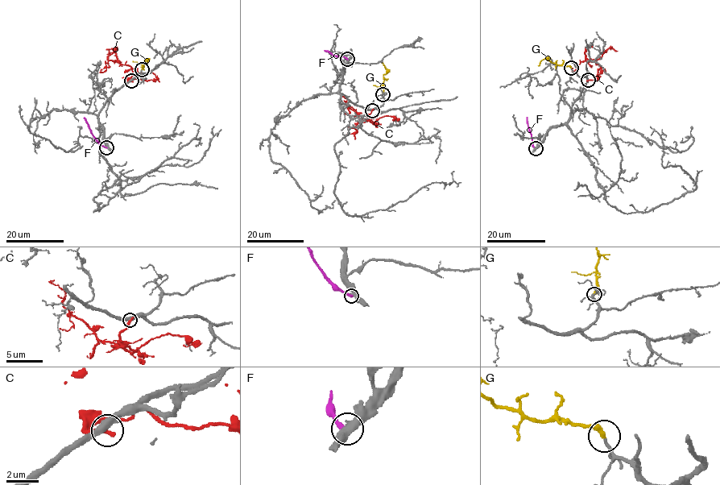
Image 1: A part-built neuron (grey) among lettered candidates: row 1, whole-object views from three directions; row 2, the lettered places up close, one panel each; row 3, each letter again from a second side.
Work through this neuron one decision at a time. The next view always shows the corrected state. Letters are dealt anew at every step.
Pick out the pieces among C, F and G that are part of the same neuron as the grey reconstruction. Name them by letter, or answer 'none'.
G

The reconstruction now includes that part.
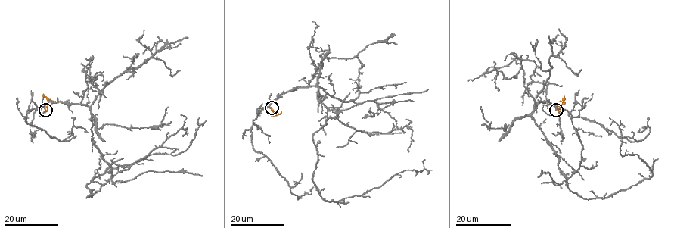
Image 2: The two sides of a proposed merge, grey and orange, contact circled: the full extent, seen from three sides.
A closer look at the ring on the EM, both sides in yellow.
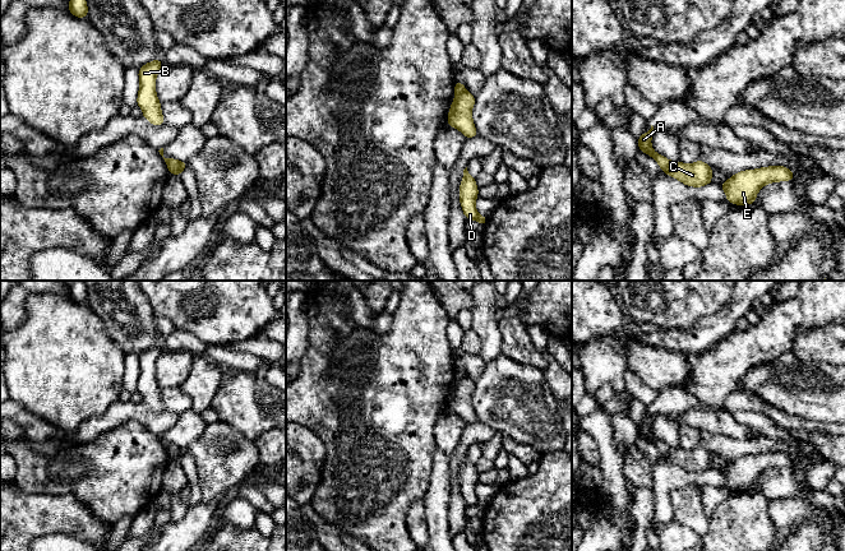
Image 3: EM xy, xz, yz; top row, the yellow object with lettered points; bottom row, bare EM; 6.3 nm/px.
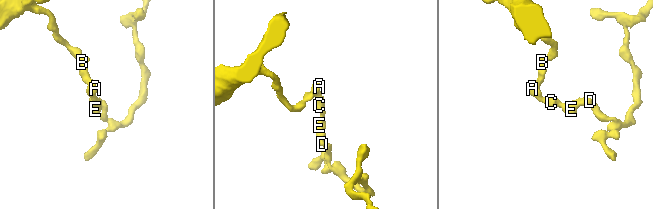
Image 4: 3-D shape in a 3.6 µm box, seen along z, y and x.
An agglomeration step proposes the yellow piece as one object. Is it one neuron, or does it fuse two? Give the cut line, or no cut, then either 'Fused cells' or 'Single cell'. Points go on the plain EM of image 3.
Split along yz (672, 448), (666, 458). Fused cells

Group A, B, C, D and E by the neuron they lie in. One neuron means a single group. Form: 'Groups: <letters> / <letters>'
Groups: A B / C D E

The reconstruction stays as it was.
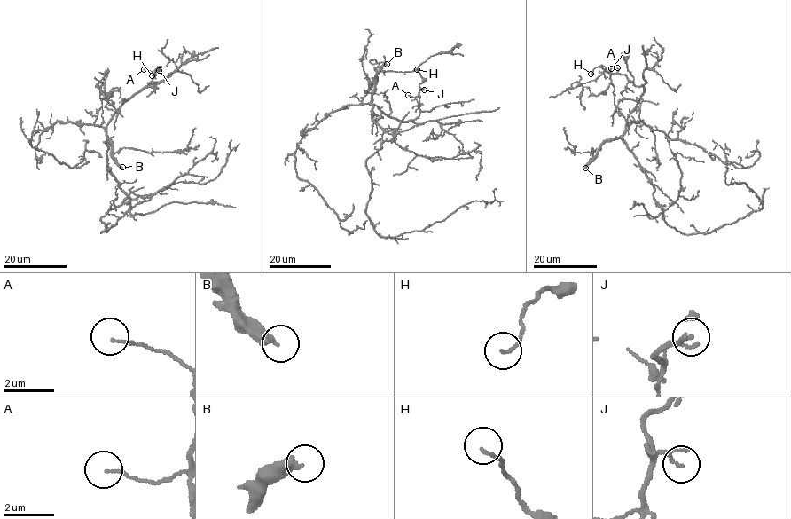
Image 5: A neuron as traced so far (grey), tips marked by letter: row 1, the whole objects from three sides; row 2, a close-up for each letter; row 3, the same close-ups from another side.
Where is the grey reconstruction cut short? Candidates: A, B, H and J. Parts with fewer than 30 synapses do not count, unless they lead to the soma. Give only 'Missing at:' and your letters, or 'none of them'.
Missing at: B

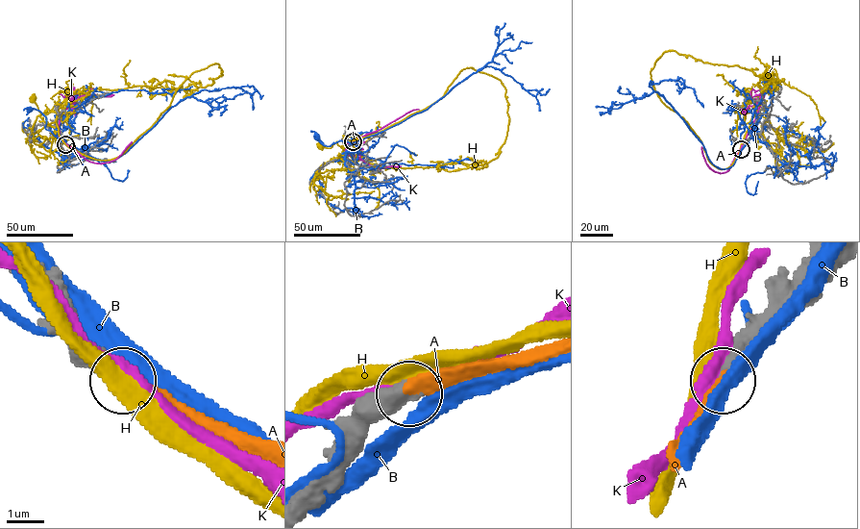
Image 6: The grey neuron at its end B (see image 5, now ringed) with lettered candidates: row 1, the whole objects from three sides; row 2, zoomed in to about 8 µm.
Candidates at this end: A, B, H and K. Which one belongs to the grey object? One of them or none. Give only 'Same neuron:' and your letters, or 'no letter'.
Same neuron: A

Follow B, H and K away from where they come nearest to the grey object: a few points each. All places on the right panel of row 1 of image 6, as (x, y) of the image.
B: (741, 149), (744, 146), (741, 135), (744, 131), (743, 116), (747, 108), (735, 107)
H: (741, 149), (750, 121), (742, 124), (749, 113), (748, 93)
K: (741, 148), (768, 88), (765, 88), (756, 104), (749, 105), (745, 111), (741, 109)

